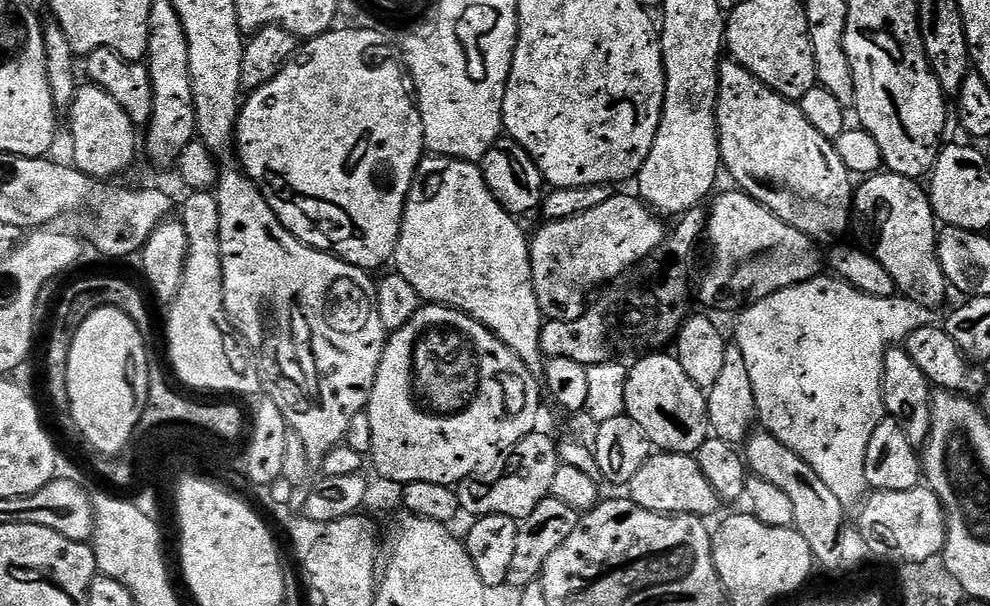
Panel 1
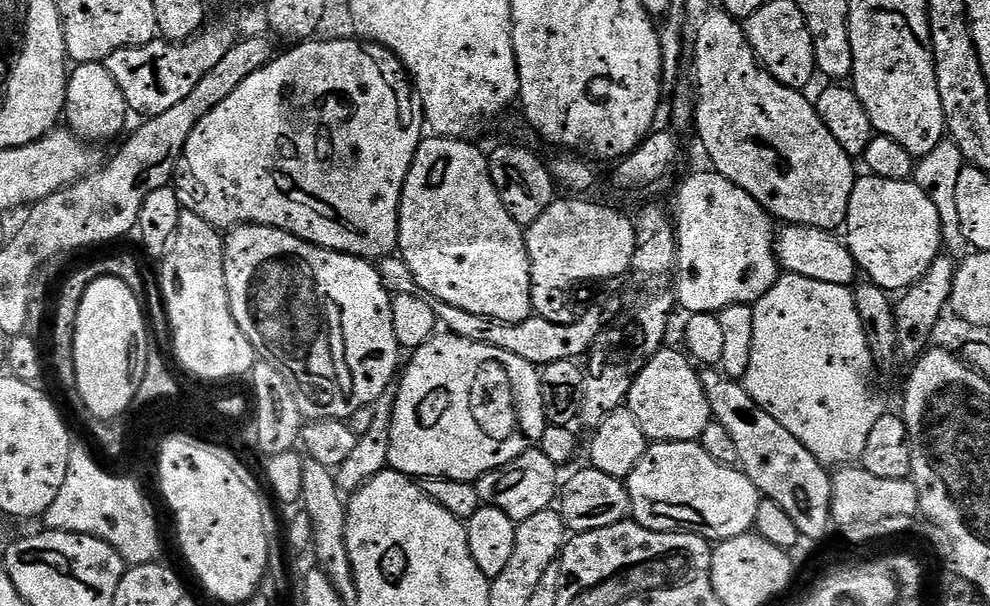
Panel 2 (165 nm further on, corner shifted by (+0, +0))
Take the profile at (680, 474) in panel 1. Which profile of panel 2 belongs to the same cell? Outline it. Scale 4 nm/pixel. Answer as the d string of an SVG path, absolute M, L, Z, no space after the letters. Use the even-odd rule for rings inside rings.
M698 442L653 443L642 454L638 466L626 477L631 504L630 516L637 524L655 532L689 532L709 542L719 542L749 535L755 529L761 495L756 484L739 467L727 468L714 462Z

